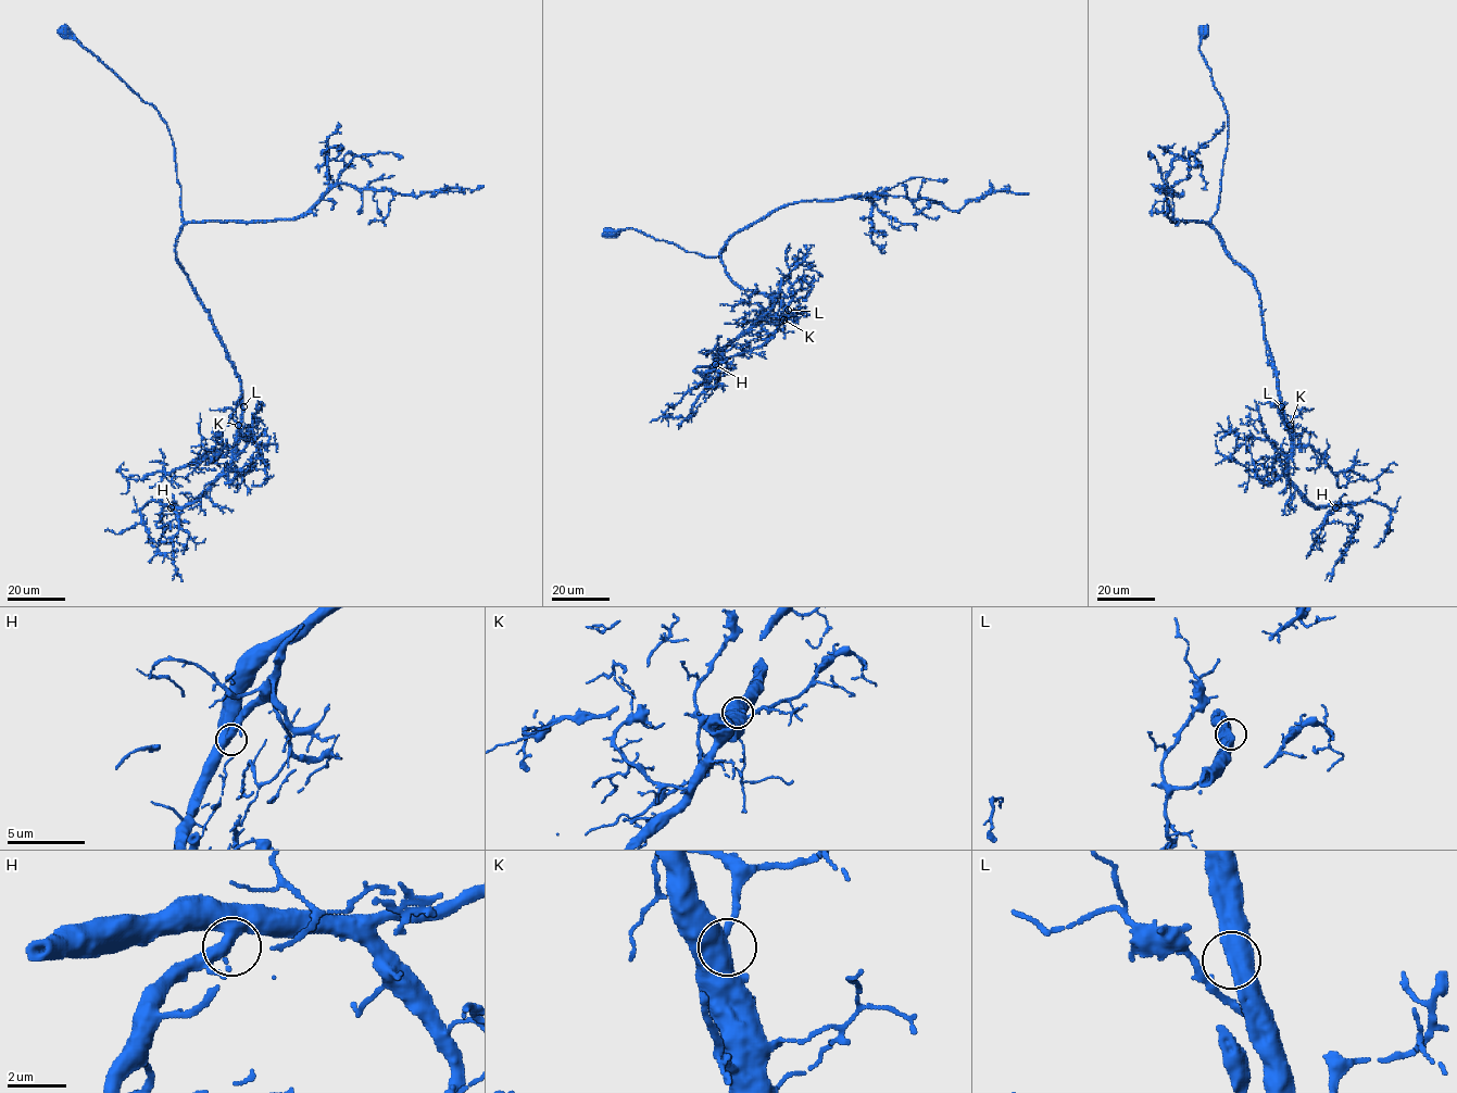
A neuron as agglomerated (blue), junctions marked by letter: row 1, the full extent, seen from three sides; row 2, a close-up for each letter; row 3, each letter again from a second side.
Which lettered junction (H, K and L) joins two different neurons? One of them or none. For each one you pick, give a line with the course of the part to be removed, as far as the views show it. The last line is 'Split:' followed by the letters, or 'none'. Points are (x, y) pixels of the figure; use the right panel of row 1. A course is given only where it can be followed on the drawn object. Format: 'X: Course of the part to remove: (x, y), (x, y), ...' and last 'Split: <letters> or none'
Split: none

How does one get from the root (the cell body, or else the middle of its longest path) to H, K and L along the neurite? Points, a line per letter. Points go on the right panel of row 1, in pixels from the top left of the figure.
H: (1204, 33), (1200, 50), (1228, 126), (1211, 227), (1259, 296), (1291, 438), (1288, 476), (1315, 506), (1335, 507)
K: (1204, 33), (1200, 50), (1228, 126), (1211, 227), (1259, 296), (1264, 336), (1290, 425)
L: (1204, 33), (1200, 50), (1228, 126), (1211, 227), (1259, 296), (1281, 406)

